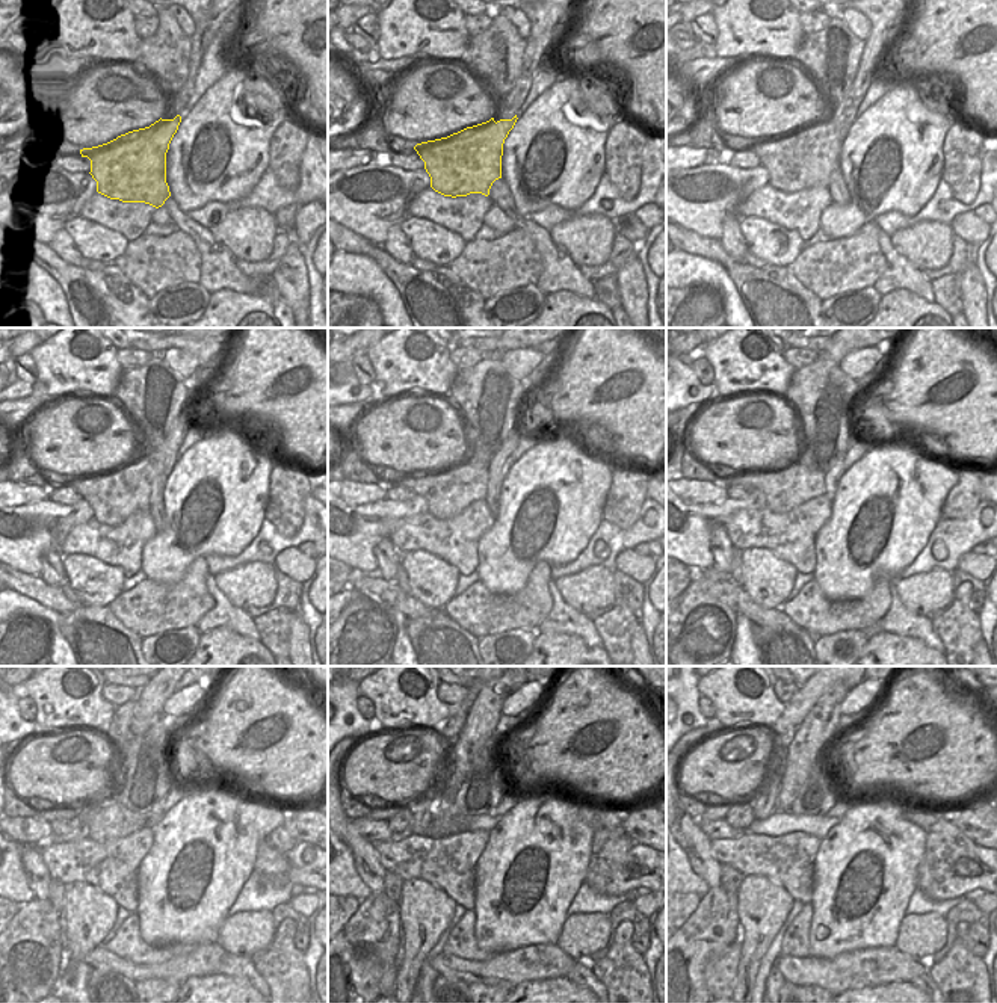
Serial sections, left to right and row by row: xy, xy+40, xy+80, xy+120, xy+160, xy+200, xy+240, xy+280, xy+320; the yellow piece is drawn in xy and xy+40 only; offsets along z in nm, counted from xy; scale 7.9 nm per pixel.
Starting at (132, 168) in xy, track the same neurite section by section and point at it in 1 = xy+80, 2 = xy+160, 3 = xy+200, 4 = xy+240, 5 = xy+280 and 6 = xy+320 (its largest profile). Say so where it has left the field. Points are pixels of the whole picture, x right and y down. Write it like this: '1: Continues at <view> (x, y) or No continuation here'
1: Continues at xy+80 (805, 157)
2: Continues at xy+160 (449, 491)
3: Continues at xy+200 (789, 487)
4: Continues at xy+240 (112, 820)
5: Continues at xy+280 (449, 820)
6: Continues at xy+320 (718, 810).

